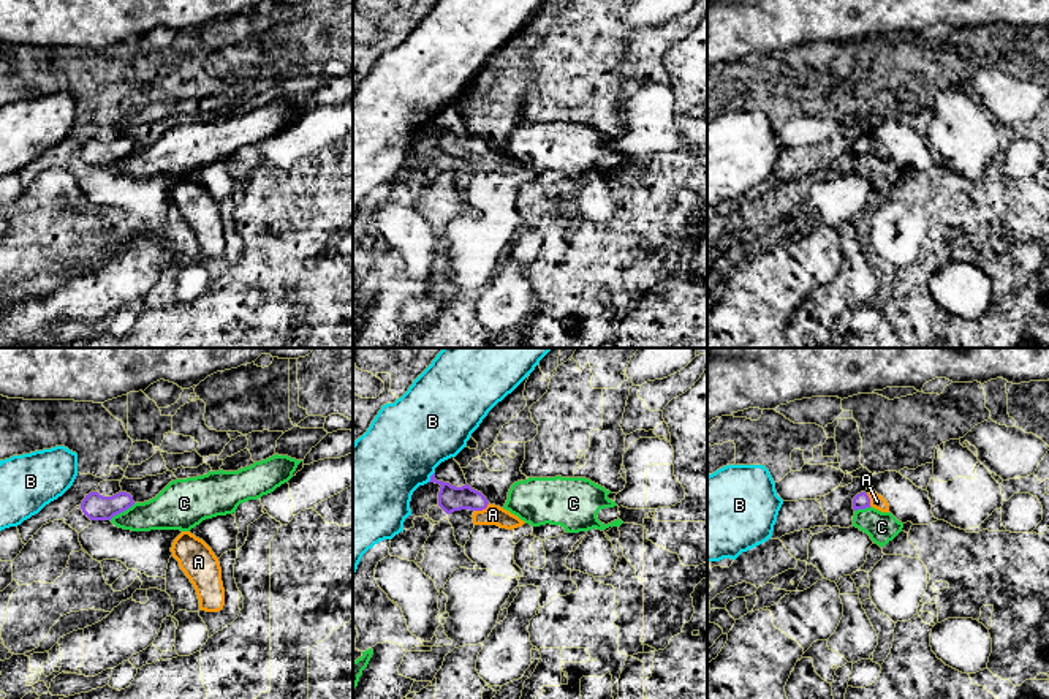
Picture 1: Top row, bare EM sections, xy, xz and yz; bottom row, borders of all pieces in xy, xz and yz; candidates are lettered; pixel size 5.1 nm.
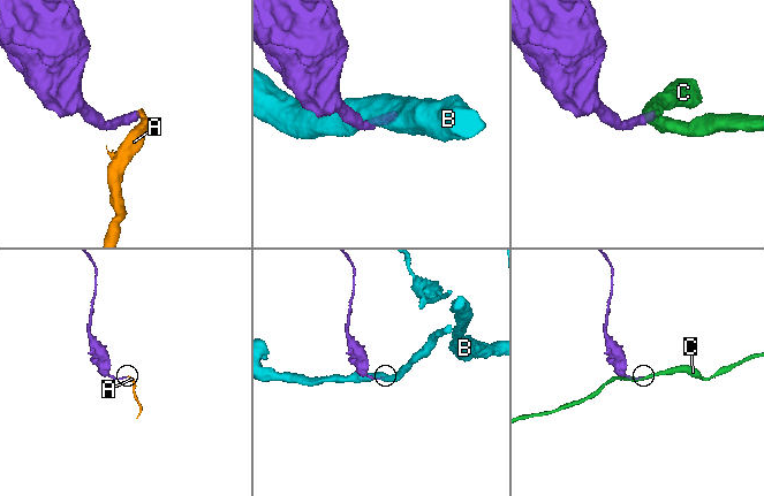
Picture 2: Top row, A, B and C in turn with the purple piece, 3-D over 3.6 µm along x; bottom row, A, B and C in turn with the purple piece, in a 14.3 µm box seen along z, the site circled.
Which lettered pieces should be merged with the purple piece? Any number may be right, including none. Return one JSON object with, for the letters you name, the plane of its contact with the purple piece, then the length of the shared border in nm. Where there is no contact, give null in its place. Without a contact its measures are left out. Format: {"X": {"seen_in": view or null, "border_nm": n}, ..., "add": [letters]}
{"A": {"seen_in": "xz", "border_nm": 90}, "add": ["A"]}

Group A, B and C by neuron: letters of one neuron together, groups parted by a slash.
A / B / C

